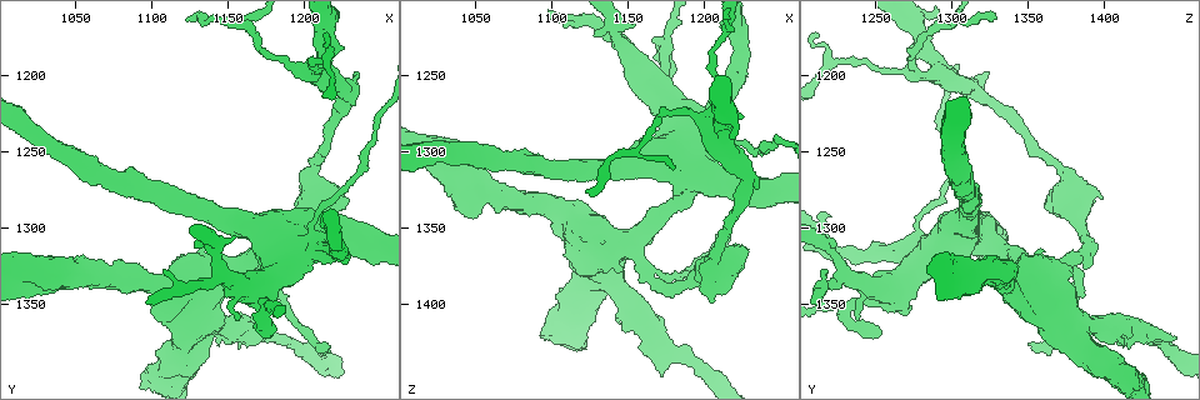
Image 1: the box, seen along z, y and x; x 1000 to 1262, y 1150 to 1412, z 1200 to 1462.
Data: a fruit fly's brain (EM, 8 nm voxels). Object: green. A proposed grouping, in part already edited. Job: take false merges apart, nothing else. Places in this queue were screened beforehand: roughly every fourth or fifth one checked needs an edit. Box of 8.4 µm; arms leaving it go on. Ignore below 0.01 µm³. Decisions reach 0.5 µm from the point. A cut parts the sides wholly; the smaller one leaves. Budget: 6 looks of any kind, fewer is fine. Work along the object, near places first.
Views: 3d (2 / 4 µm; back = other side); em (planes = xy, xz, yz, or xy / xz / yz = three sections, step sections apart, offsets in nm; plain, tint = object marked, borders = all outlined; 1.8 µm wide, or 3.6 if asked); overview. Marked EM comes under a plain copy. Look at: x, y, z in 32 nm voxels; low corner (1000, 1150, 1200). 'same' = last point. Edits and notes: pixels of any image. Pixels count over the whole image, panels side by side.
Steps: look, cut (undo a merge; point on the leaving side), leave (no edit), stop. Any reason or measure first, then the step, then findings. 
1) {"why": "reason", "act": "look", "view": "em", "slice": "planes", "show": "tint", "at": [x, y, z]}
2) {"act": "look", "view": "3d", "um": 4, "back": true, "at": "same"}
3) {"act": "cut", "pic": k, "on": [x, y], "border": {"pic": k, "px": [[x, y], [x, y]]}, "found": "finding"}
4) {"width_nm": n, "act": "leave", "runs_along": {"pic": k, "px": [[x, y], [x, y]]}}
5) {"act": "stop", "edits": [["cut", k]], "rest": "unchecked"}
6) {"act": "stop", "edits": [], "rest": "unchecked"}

{"why": "sudden change in width", "act": "look", "view": "em", "slice": "planes", "show": "tint", "at": [1134, 1360, 1376]}

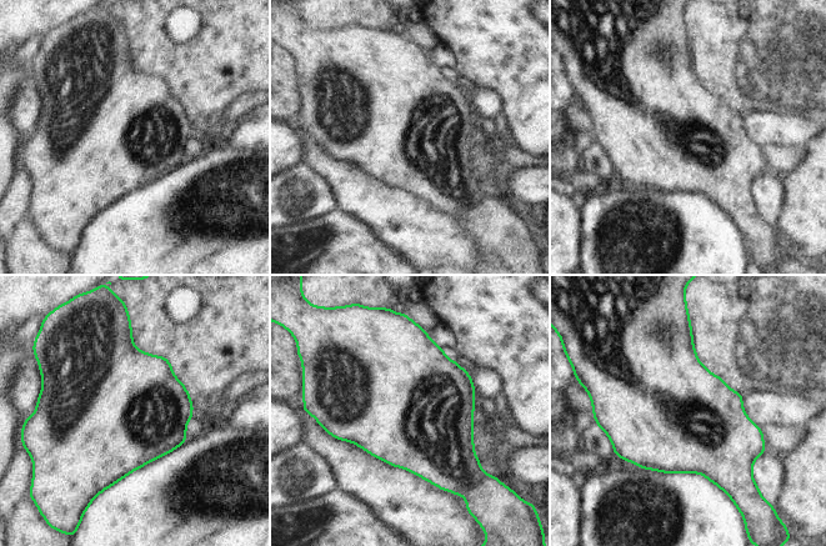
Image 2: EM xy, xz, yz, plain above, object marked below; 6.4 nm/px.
{"width_nm": 750, "act": "leave", "found": "continuous, no second neuron"}

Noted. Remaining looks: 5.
{"why": "sharp bend", "act": "look", "view": "3d", "um": 4, "at": [1208, 1308, 1280]}

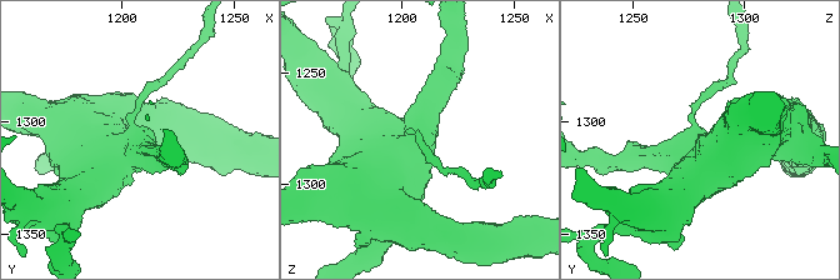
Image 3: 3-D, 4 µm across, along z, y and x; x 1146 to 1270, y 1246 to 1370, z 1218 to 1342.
{"why": "shape alone is not enough", "act": "look", "view": "em", "um": 3.6, "slice": "planes", "show": "tint", "at": [1206, 1308, 1280]}

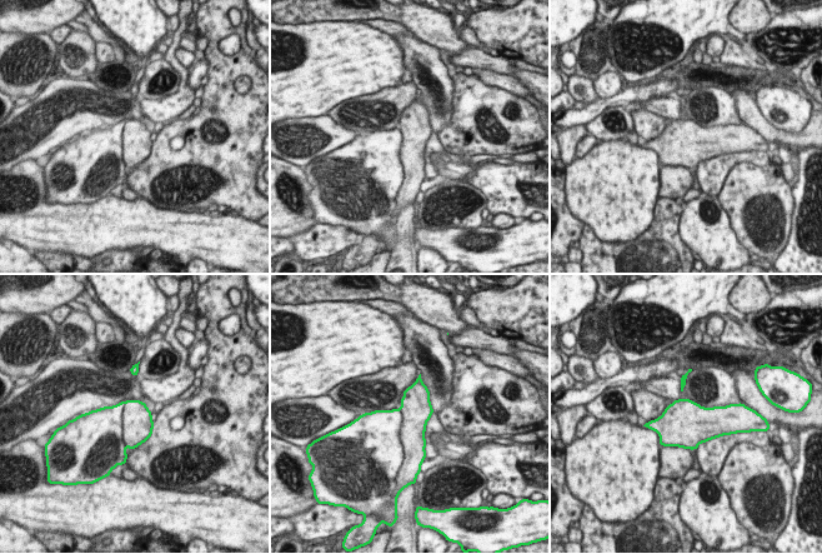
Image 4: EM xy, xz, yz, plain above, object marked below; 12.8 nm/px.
{"width_nm": 500, "act": "cut", "pic": 4, "on": [382, 428], "found": "a second neuron is stuck on"}

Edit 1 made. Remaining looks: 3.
{"act": "look", "view": "3d", "um": 2, "back": true, "at": [1190, 1196, 1274]}

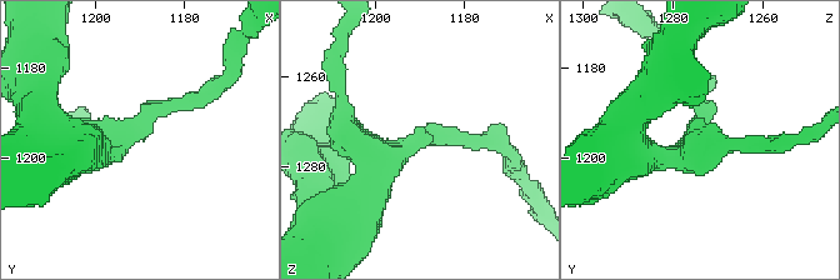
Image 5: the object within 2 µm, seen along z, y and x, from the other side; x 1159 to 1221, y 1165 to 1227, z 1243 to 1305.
{"why": "shape alone is not enough", "act": "look", "view": "em", "slice": "planes", "show": "tint", "at": [1190, 1195, 1274]}

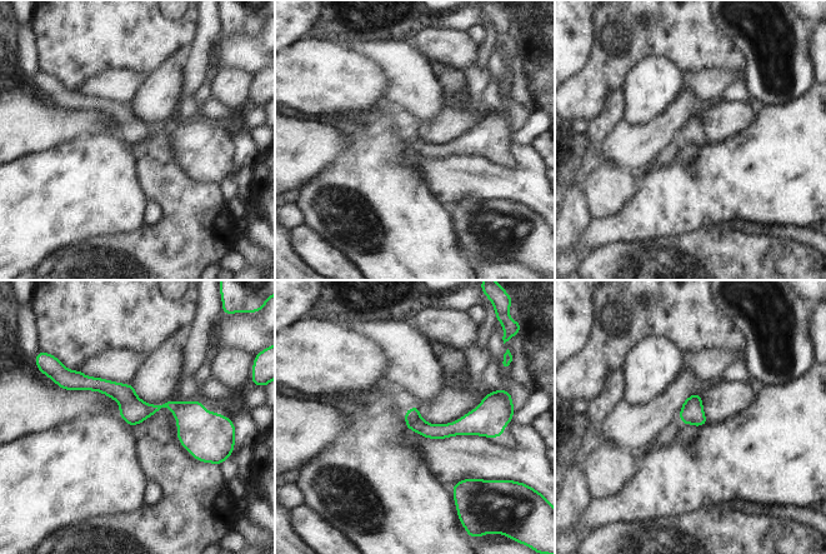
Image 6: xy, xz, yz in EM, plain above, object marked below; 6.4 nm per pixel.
{"act": "leave", "found": "one neuron here"}

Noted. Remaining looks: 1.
{"act": "stop", "edits": [["cut", 4]], "rest": "unchecked"}

